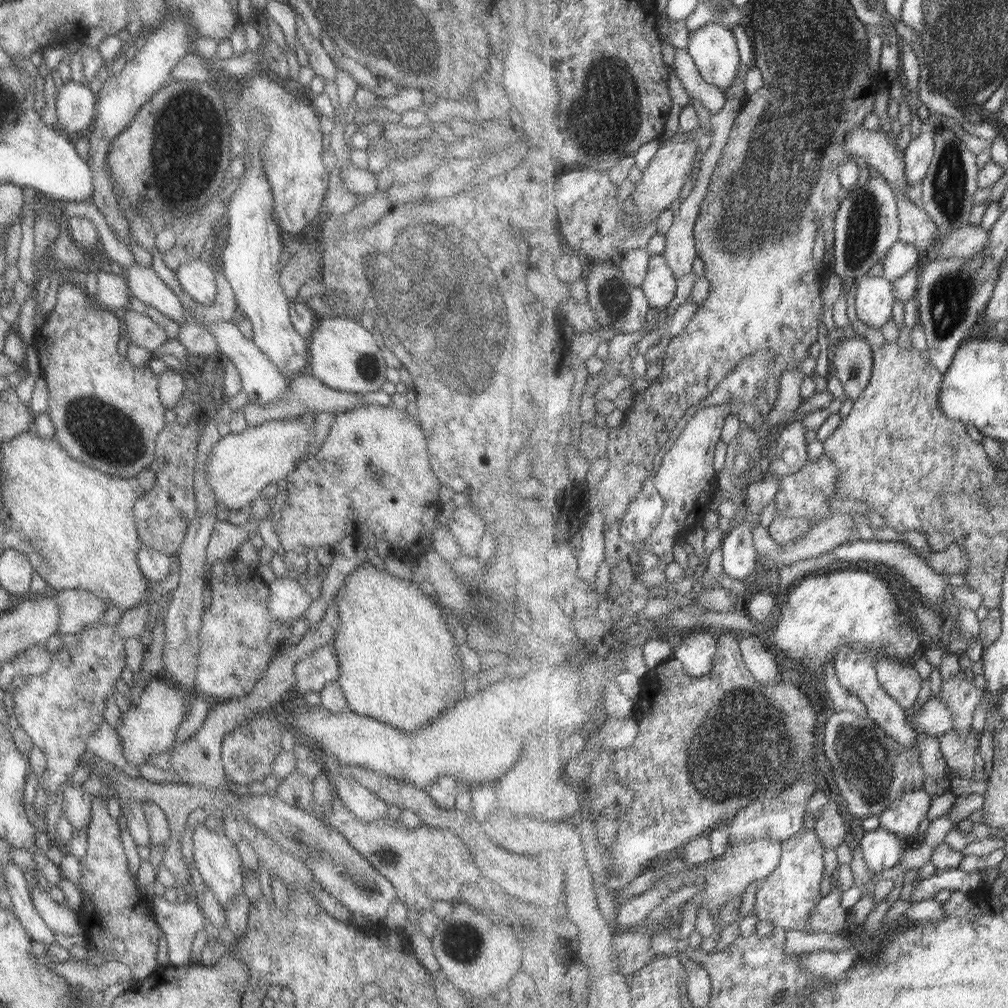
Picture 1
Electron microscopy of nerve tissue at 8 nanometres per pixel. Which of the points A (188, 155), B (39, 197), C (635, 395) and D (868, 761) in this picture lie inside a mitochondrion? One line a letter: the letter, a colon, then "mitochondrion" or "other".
A: mitochondrion
B: other
C: other
D: mitochondrion

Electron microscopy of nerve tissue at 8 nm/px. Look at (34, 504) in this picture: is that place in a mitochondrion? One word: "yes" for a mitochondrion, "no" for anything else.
no

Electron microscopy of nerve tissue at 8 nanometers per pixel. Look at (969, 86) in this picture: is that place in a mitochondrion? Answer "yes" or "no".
yes

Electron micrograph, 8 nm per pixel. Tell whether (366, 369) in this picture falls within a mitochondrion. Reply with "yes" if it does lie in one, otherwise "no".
yes

